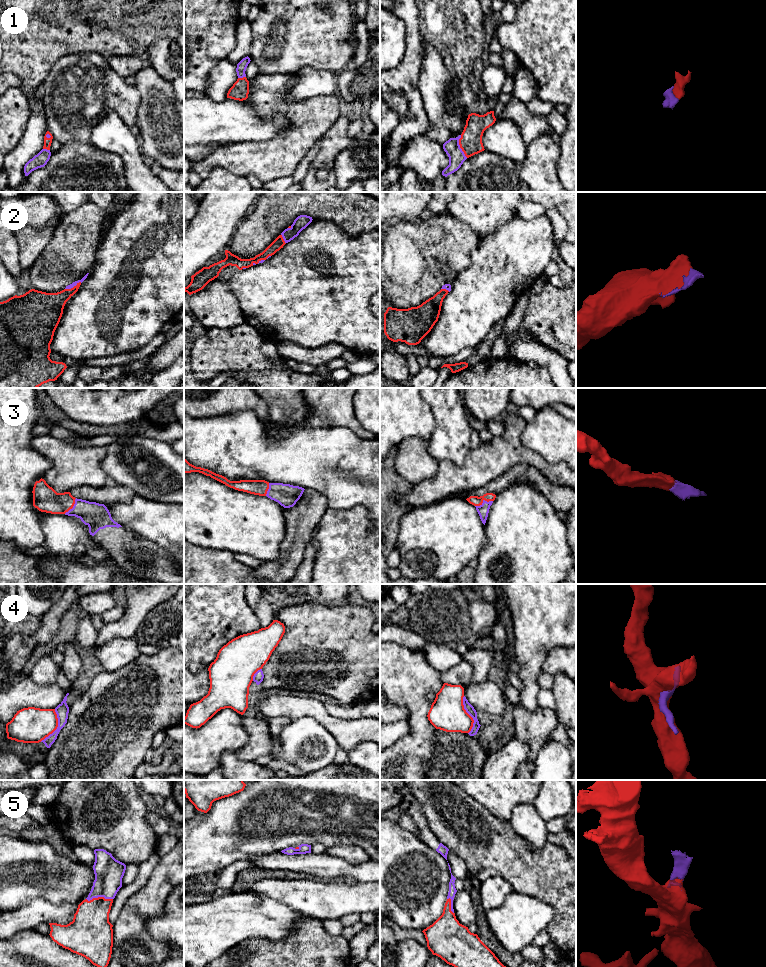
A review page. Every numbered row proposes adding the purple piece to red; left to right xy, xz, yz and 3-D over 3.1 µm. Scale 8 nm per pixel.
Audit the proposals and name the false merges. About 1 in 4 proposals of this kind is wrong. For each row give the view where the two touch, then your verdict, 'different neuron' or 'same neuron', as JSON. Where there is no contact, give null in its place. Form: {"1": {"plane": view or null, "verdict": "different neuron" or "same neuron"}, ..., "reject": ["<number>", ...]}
{"1": {"plane": "yz", "verdict": "same neuron"}, "2": {"plane": "xy", "verdict": "same neuron"}, "3": {"plane": "yz", "verdict": "same neuron"}, "4": {"plane": "yz", "verdict": "different neuron"}, "5": {"plane": "xy", "verdict": "same neuron"}, "reject": ["4"]}

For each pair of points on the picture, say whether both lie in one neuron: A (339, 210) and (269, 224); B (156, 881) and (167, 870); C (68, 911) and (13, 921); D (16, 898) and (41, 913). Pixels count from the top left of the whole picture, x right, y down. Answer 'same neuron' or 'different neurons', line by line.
A: same neuron
B: same neuron
C: same neuron
D: different neurons

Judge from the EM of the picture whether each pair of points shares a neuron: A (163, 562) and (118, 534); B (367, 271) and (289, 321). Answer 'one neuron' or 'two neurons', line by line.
A: one neuron
B: one neuron

